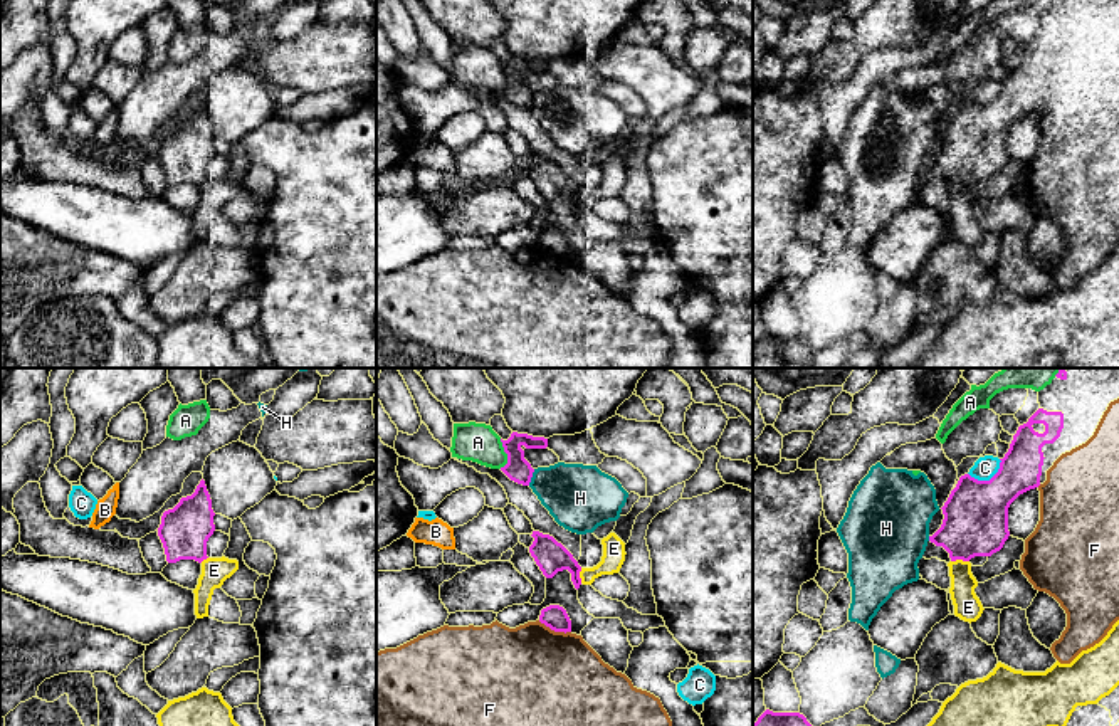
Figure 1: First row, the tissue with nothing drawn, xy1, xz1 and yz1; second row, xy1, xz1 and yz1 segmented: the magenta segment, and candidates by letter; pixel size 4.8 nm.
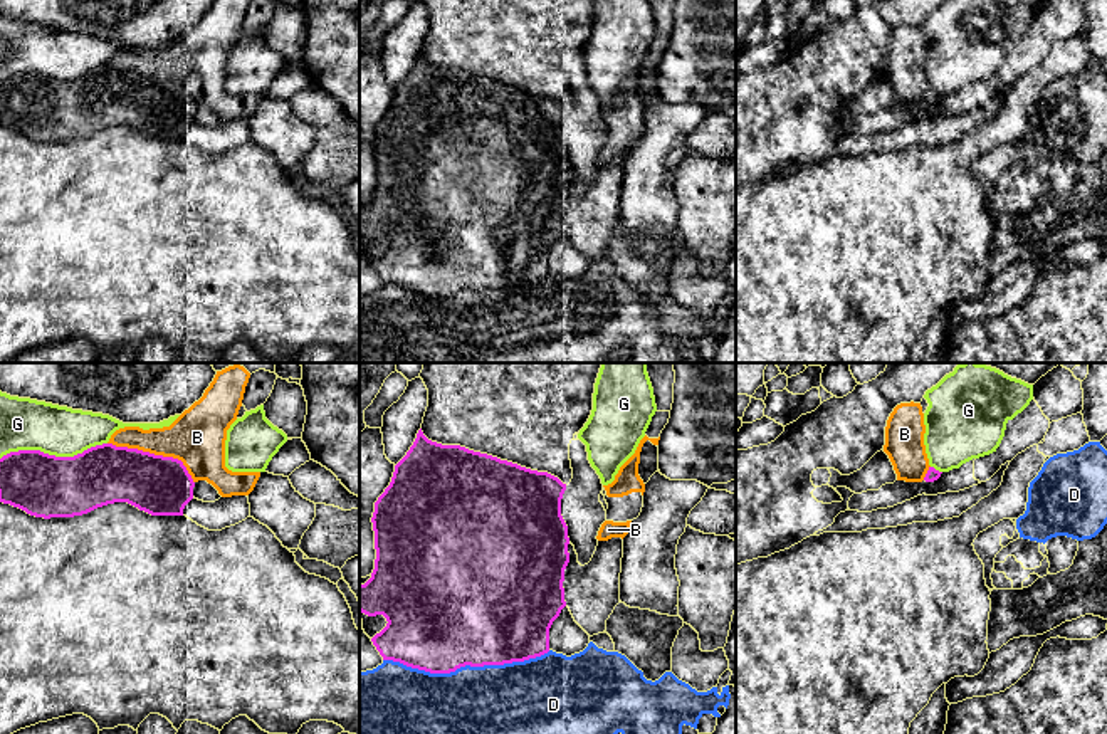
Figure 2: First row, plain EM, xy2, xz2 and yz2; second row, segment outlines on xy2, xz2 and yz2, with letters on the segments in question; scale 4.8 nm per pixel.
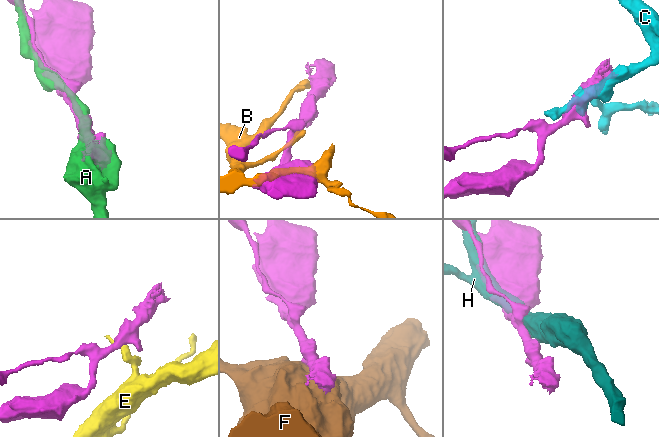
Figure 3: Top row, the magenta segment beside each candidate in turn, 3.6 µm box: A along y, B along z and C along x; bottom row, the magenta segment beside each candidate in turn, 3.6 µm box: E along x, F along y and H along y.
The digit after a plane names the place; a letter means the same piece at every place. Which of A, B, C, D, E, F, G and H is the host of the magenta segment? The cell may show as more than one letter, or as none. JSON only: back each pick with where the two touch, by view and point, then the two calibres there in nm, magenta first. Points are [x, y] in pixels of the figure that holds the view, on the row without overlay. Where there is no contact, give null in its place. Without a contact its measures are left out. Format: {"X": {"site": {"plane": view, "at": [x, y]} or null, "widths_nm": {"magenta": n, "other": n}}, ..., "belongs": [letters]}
{"belongs": []}

